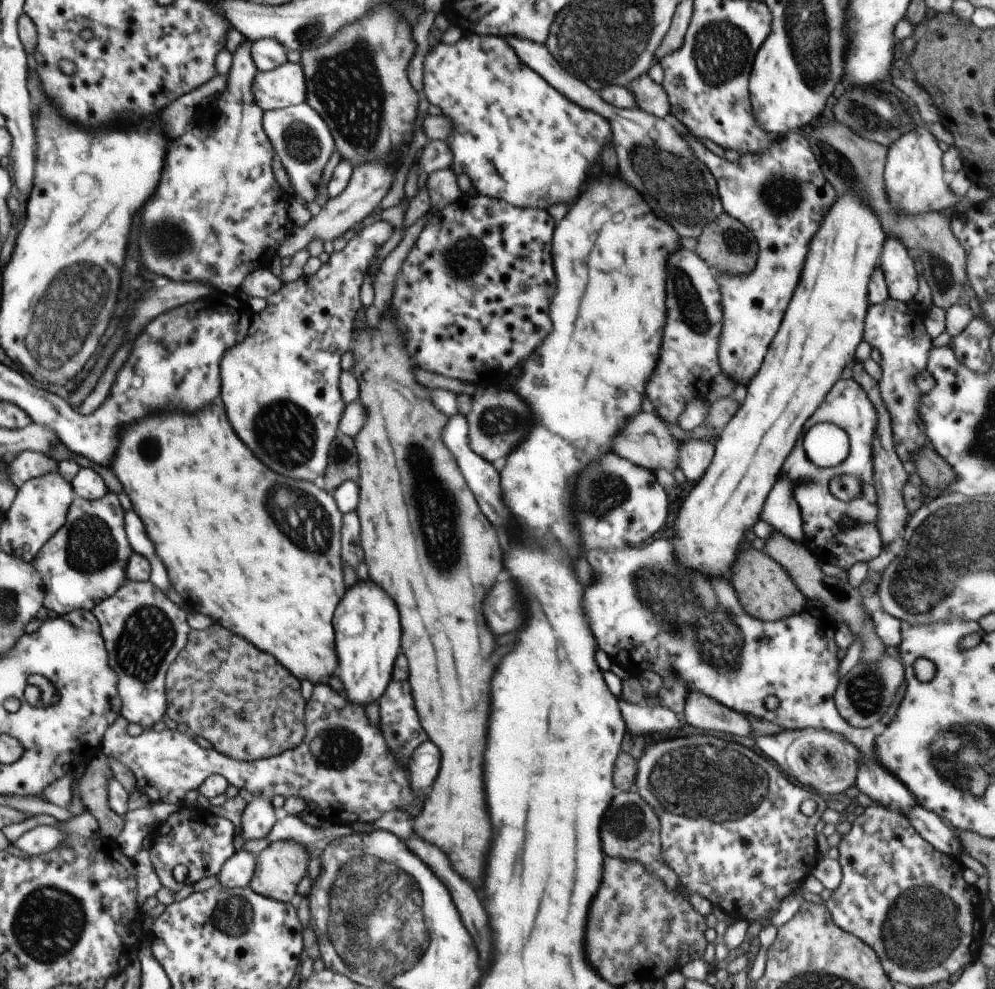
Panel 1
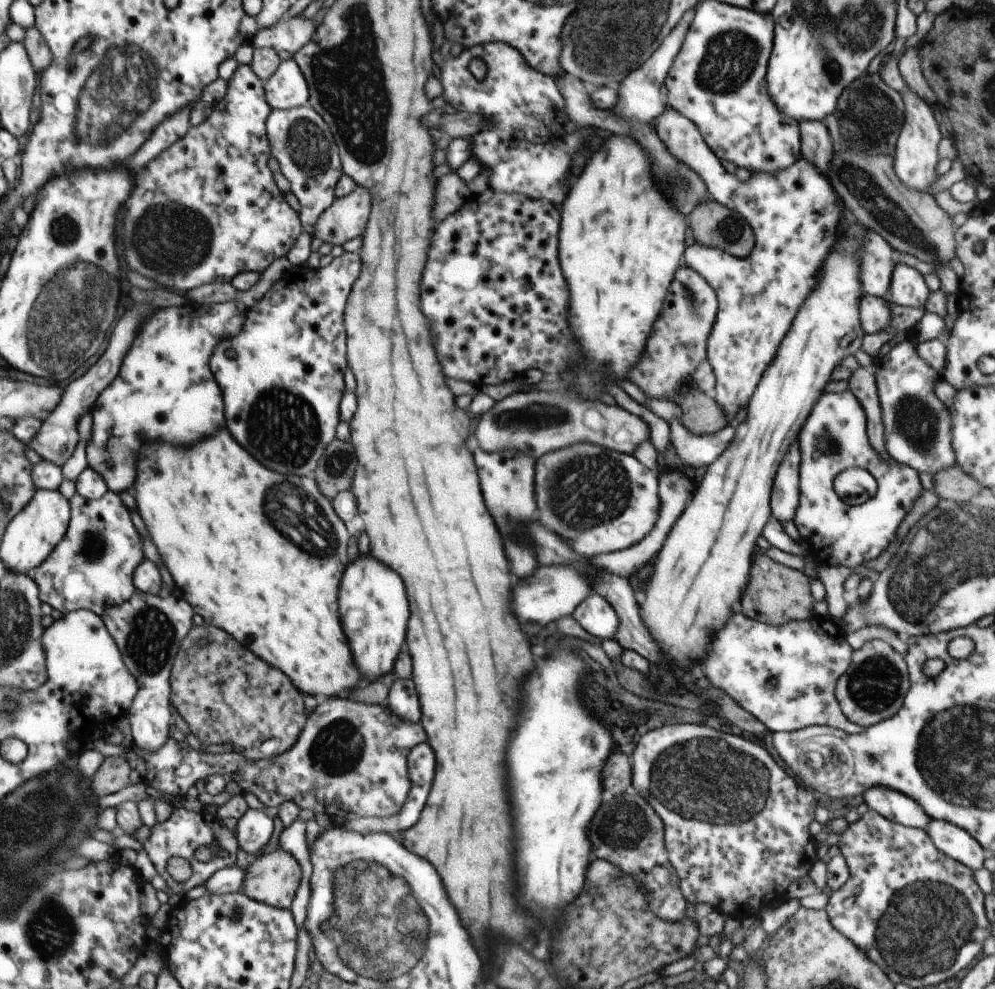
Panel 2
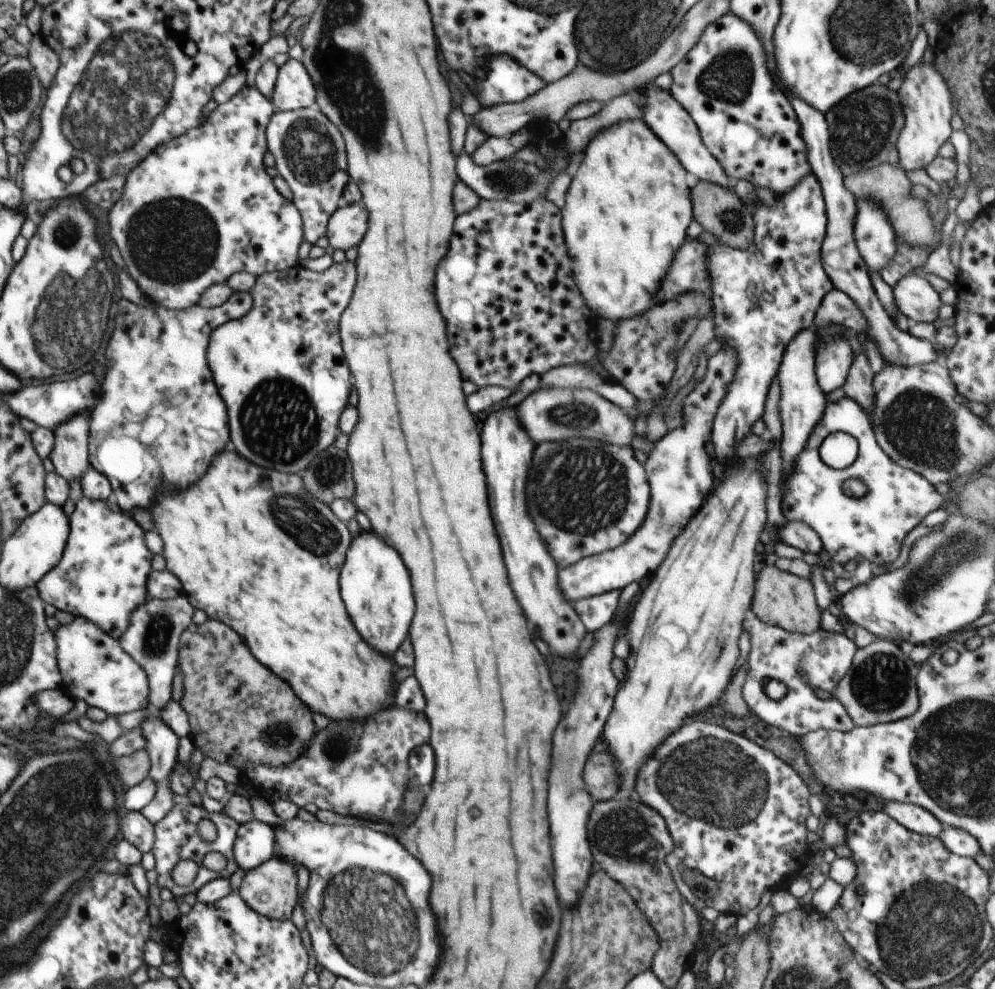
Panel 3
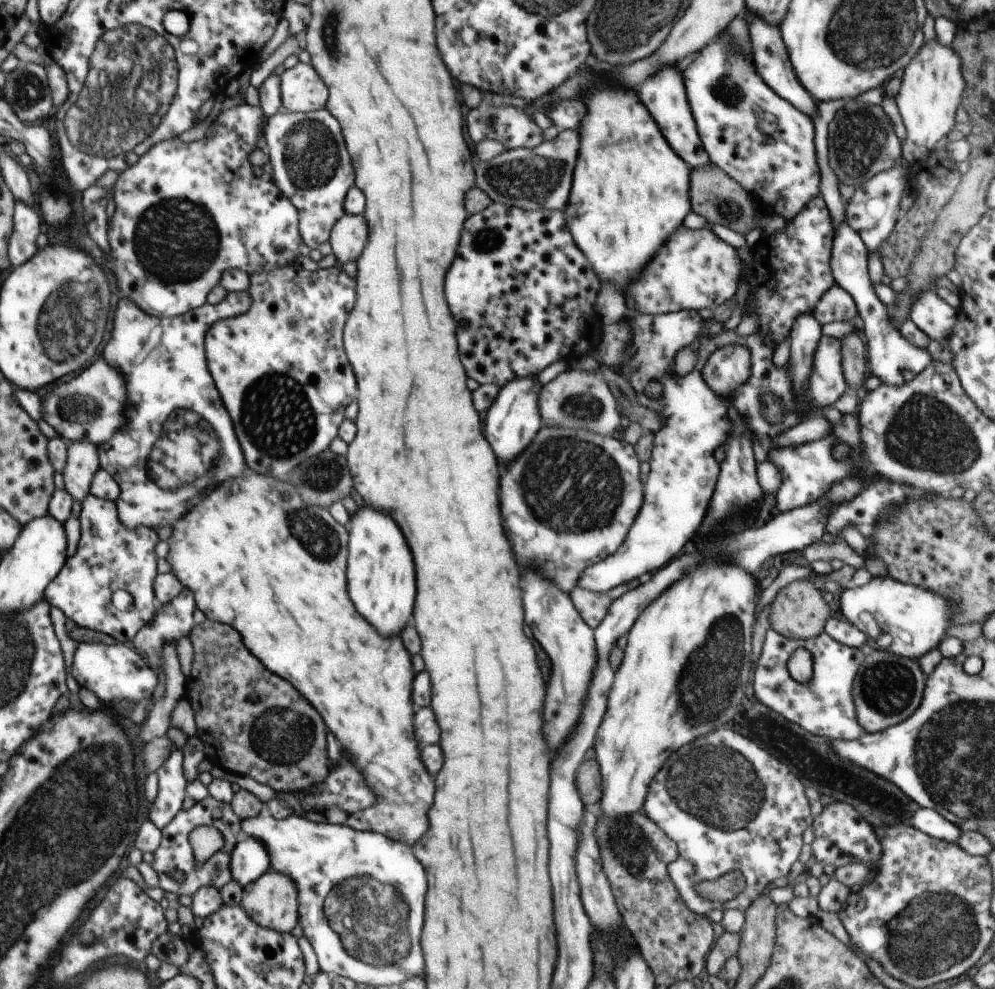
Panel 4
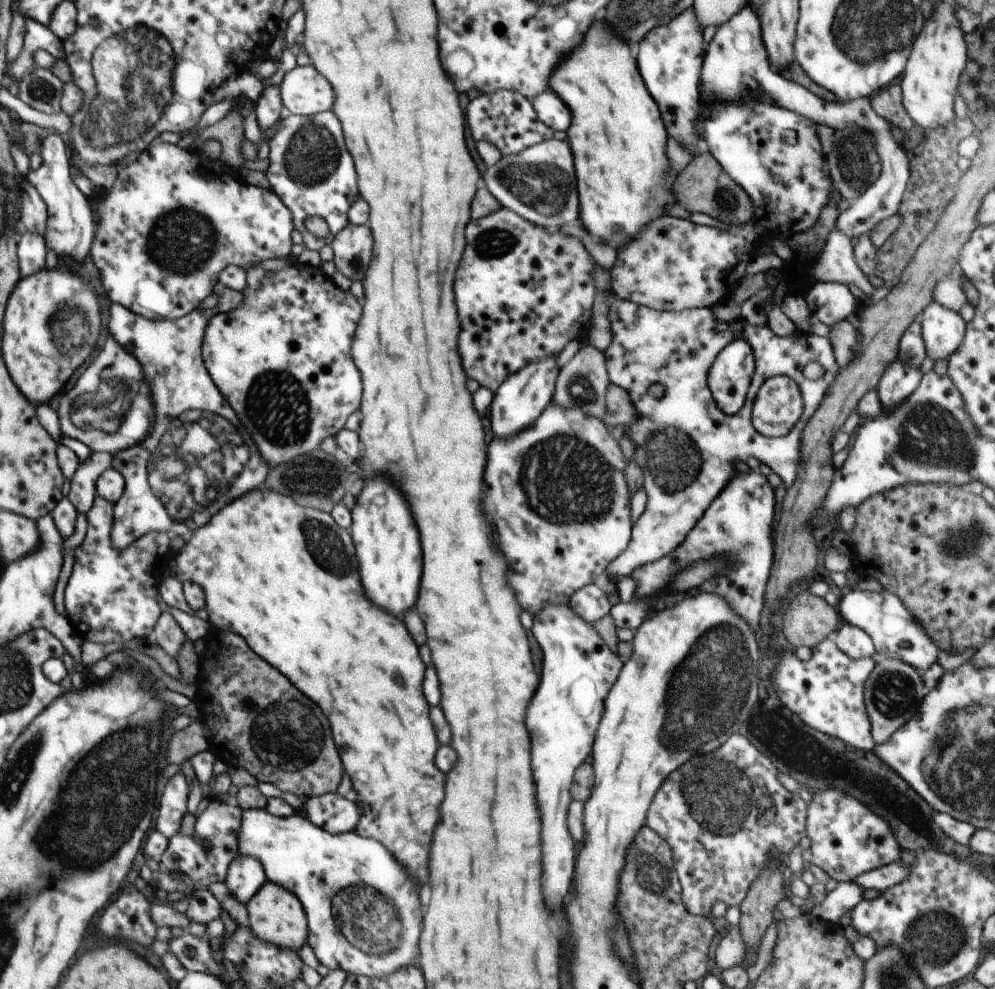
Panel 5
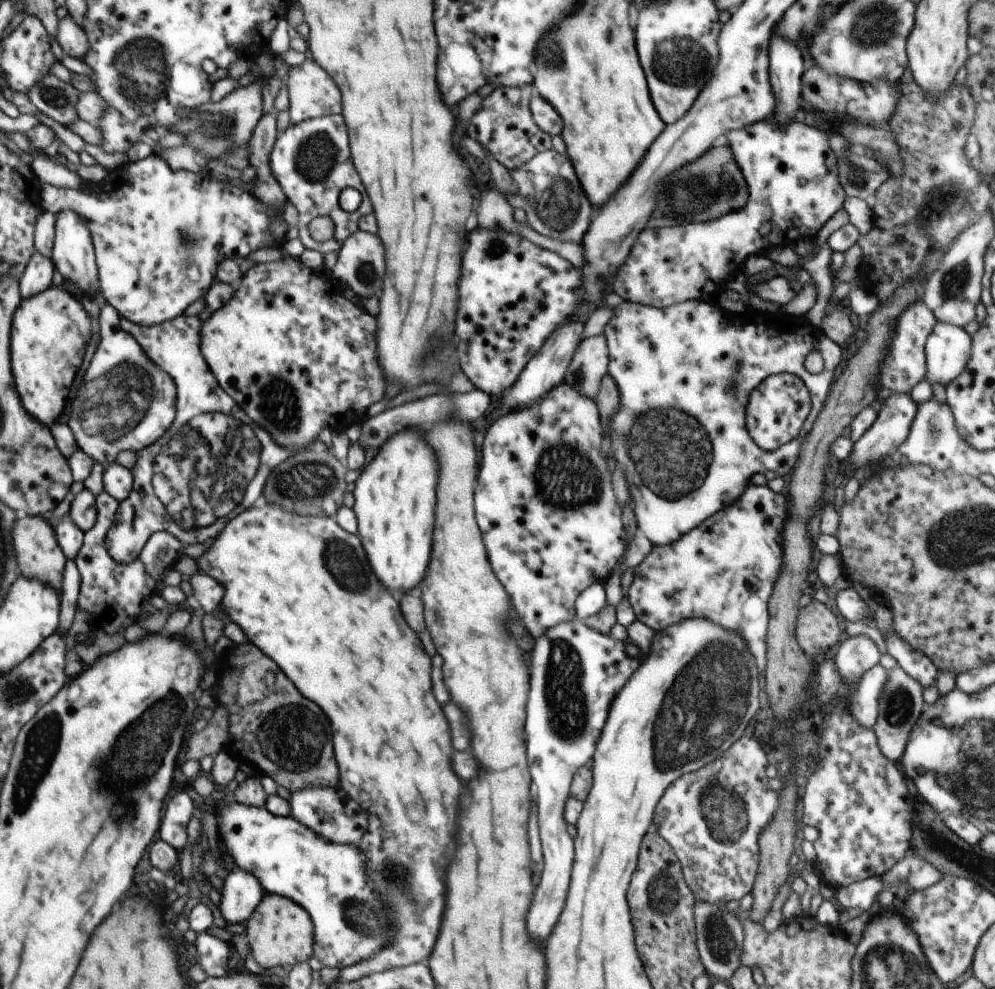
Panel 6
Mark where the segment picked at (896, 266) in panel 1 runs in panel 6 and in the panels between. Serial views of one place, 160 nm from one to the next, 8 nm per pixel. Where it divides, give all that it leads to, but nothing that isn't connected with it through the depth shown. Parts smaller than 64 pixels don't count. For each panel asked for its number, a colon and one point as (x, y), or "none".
2: (907, 288)
3: (914, 296)
4: (934, 316)
5: (943, 330)
6: (948, 348)

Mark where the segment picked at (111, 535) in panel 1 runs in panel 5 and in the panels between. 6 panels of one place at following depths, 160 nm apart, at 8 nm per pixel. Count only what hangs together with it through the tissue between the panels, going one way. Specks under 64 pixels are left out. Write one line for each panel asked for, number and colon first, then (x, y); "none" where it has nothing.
2: (93, 568)
3: (102, 576)
4: (110, 557)
5: (110, 598)

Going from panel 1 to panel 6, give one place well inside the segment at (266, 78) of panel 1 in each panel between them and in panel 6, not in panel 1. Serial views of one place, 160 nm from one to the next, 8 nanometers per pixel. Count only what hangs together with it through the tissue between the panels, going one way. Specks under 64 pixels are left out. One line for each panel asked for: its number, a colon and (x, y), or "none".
2: (287, 88)
3: (294, 89)
4: (302, 90)
5: (304, 91)
6: (312, 93)

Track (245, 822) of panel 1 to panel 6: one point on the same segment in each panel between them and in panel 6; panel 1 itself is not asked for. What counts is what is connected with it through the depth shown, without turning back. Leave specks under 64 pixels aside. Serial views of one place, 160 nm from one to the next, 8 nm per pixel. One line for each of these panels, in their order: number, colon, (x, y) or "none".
2: (254, 830)
3: (255, 843)
4: (250, 859)
5: (245, 875)
6: (241, 893)

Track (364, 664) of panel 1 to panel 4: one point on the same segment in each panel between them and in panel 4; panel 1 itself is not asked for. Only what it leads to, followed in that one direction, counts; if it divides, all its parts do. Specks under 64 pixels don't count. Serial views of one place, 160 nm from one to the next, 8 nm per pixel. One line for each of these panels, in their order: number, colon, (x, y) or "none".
2: (374, 612)
3: (375, 585)
4: (381, 582)

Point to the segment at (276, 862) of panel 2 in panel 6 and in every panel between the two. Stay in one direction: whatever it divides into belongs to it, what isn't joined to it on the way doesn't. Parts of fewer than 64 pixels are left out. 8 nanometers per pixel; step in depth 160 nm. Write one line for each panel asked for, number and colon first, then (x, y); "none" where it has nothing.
3: (271, 889)
4: (271, 901)
5: (276, 916)
6: (280, 932)

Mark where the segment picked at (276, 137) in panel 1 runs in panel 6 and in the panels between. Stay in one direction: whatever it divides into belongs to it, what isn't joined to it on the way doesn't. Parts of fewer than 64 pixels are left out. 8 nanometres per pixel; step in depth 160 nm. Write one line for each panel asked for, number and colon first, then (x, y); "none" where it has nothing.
2: (300, 139)
3: (309, 150)
4: (310, 165)
5: (309, 168)
6: (311, 160)

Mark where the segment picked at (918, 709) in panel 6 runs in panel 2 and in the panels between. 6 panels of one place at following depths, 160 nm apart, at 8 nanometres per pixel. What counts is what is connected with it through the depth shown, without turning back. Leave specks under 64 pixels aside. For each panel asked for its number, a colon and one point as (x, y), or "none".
2: (873, 689)
3: (880, 687)
4: (888, 688)
5: (894, 691)

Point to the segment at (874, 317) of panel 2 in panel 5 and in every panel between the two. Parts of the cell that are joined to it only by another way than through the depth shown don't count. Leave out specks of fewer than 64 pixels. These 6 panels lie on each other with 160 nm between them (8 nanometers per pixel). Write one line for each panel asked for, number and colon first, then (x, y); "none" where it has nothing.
3: (837, 307)
4: (835, 304)
5: (829, 303)

